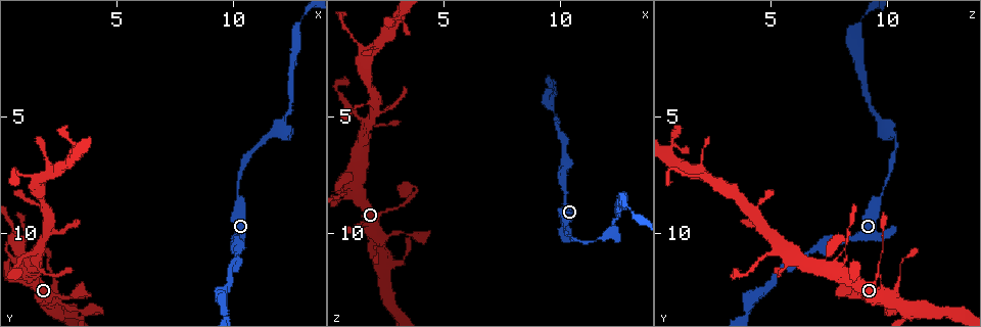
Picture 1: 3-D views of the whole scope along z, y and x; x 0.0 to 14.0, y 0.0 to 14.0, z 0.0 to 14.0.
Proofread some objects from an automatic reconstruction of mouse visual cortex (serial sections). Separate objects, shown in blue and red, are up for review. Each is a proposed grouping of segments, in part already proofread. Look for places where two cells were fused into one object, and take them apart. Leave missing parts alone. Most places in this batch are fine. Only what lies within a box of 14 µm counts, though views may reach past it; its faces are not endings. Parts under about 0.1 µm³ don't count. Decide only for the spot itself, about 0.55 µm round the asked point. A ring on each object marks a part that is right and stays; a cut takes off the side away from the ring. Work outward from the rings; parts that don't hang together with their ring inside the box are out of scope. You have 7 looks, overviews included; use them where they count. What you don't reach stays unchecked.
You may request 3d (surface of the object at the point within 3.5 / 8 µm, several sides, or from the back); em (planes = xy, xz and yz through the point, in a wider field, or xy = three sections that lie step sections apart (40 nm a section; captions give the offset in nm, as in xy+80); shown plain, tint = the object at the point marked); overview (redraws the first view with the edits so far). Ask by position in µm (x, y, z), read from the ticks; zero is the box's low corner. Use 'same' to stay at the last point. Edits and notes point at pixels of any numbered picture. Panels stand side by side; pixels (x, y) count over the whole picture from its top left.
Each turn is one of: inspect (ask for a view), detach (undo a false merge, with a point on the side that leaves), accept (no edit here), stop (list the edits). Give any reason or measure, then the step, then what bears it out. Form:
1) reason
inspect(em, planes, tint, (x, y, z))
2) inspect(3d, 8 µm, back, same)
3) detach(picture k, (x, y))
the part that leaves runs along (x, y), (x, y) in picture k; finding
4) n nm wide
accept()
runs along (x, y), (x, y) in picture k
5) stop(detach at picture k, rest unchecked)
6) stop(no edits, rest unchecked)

thin neck
inspect(3d, 3.5 µm, back, (12.0, 5.4, 10.0))

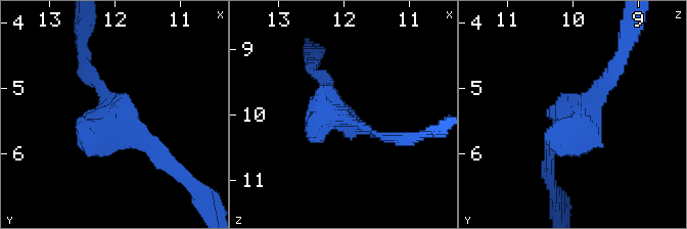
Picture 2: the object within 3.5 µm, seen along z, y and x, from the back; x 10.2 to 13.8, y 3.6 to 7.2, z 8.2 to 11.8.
inspect(em, xy, step 1, tint, (12.10, 5.45, 9.90))

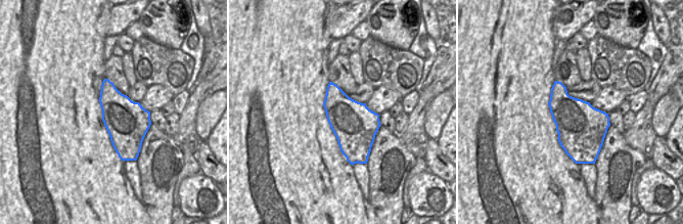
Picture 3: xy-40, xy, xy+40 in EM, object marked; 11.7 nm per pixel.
accept()
runs along (159, 151), (106, 118), (84, 66) in picture 2; all the same cell

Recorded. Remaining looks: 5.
calibre changes
inspect(em, xy, step 3, tint, (1.0, 11.4, 8.0))

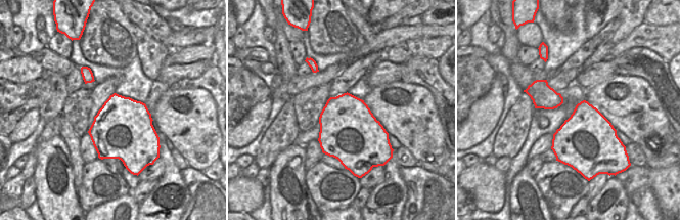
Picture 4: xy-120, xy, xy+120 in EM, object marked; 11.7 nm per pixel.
inspect(3d, 3.5 µm, same)

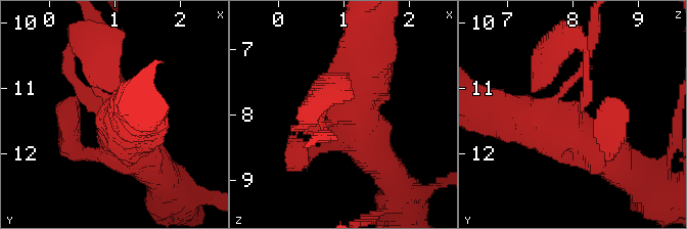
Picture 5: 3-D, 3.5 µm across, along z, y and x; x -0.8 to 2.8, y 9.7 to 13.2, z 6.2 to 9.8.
700 nm wide
accept()
runs along (617, 168), (568, 130), (505, 118) in picture 5; all the same cell

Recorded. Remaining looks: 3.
sharp bend
inspect(3d, 3.5 µm, (3.4, 12.4, 8.4))

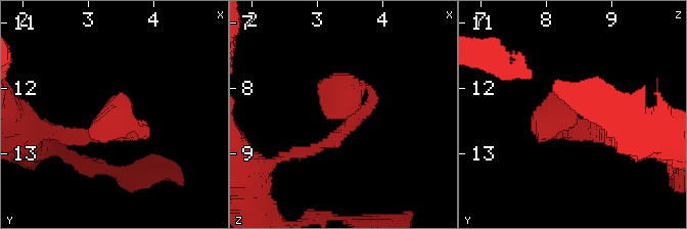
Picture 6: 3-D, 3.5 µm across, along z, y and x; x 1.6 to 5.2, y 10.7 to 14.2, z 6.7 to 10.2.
inspect(em, xy, step 3, tint, (3.45, 12.50, 8.25))

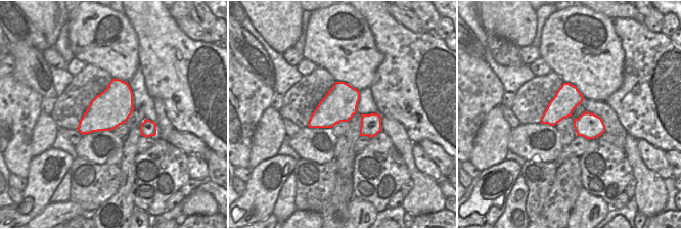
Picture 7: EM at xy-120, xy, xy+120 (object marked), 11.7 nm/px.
cut it another way
inspect(em, xy, step 1, tint, same)

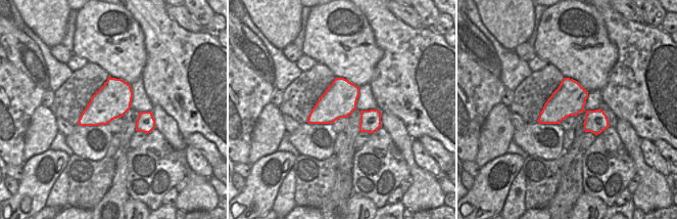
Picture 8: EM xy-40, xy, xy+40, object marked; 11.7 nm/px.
accept()
runs along (311, 149), (352, 123), (320, 84) in picture 6; one cell here

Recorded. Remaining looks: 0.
stop(no edits, rest unchecked)

